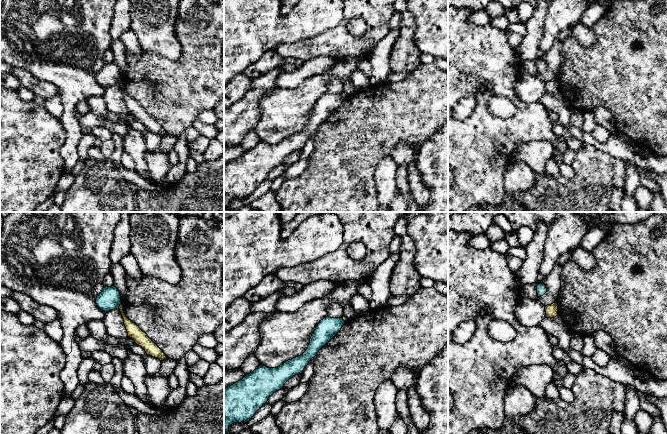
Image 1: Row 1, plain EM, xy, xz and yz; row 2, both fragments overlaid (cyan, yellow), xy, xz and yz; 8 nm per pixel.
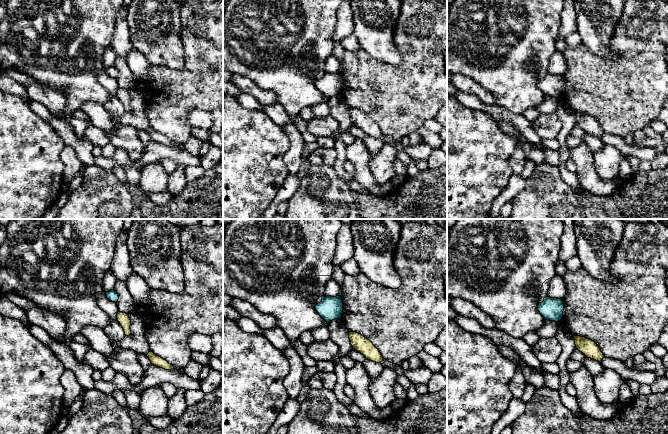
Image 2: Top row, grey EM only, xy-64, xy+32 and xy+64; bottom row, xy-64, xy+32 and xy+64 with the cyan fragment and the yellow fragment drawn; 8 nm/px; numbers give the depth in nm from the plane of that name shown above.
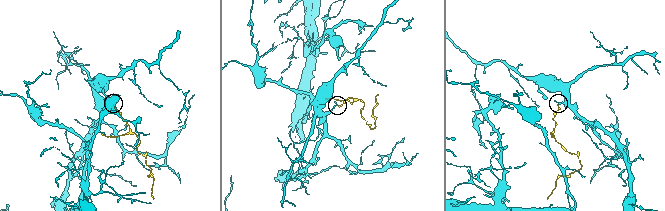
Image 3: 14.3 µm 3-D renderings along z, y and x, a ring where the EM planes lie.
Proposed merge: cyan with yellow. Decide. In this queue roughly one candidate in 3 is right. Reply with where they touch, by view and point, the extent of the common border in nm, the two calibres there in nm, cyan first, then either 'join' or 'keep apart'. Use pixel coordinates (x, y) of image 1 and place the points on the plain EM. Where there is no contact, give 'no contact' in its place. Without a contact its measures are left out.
contact xy (119, 81); length 50 nm; calibres 180 and 110 nm; keep apart

